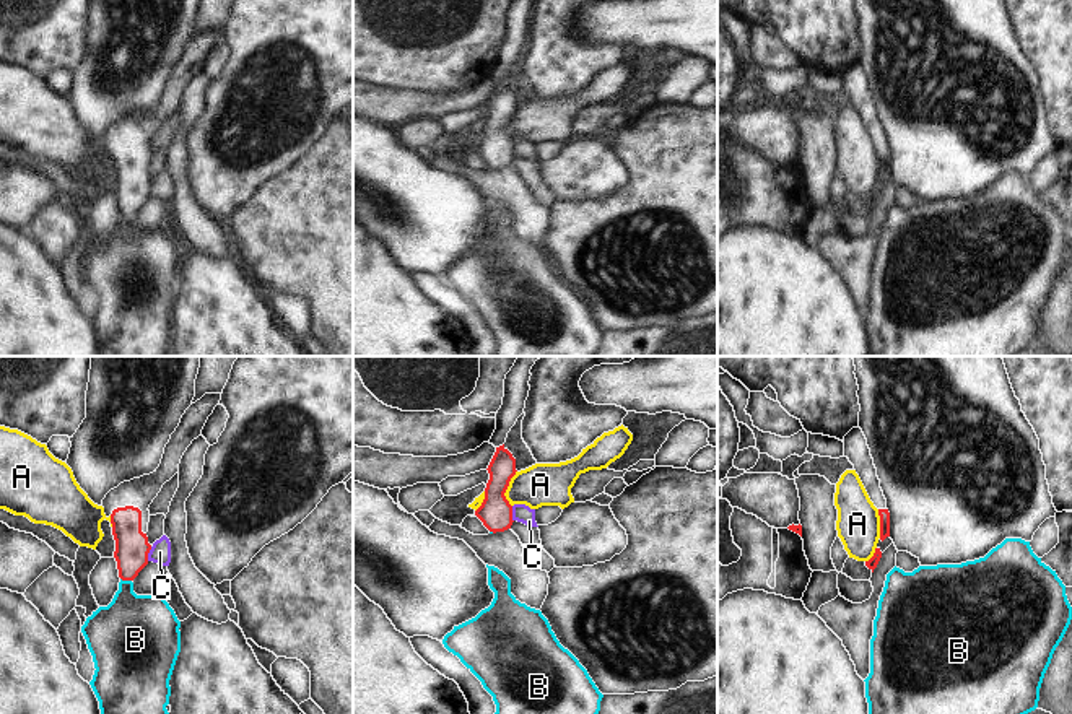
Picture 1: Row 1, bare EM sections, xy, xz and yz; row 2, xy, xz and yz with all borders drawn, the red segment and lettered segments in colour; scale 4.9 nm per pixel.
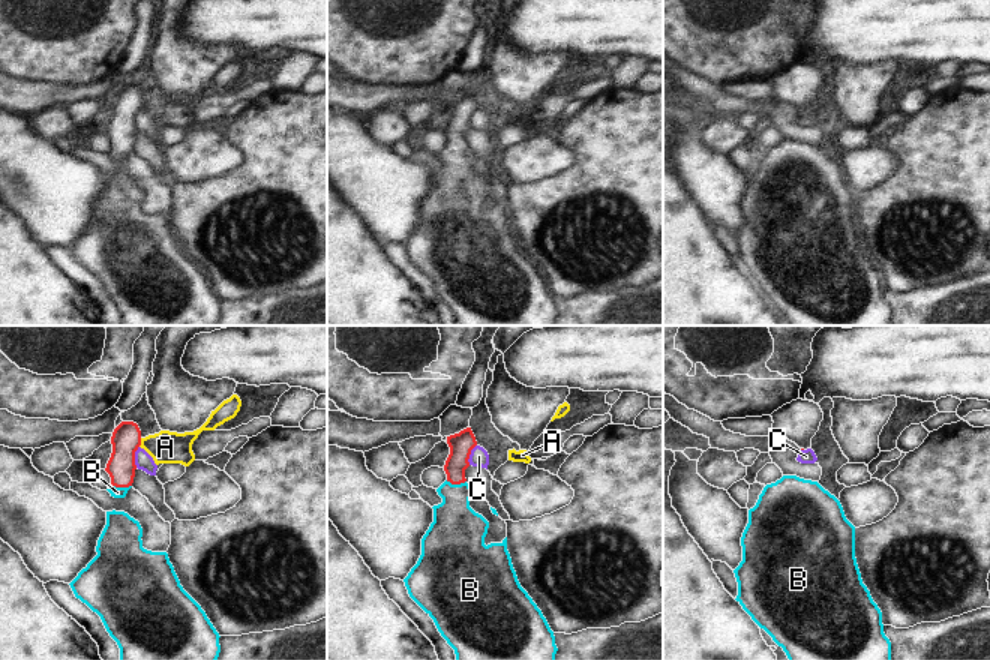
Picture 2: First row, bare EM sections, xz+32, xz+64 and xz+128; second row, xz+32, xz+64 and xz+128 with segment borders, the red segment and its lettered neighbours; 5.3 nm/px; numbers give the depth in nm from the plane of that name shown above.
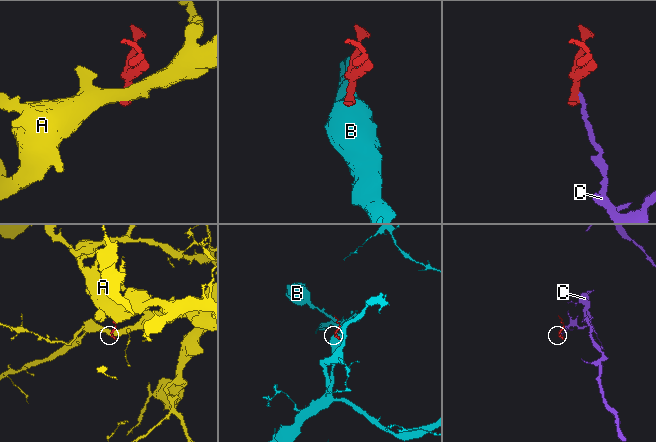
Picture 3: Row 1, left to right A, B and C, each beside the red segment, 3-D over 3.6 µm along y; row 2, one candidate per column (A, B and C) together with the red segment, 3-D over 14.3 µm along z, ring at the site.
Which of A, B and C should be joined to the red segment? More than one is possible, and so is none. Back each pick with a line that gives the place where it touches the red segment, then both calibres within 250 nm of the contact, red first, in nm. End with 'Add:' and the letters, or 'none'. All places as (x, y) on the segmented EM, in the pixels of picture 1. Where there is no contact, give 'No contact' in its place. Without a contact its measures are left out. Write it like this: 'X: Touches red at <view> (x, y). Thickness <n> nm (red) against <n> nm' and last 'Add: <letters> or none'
B: Touches red at xy (126, 579). Thickness 170 nm (red) against 340 nm
Add: B

